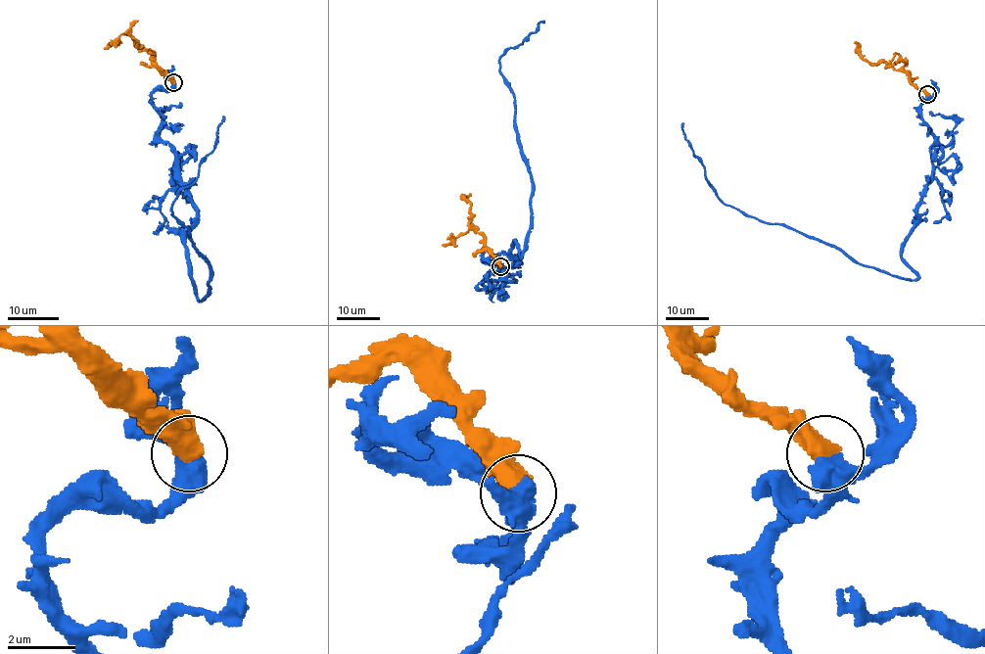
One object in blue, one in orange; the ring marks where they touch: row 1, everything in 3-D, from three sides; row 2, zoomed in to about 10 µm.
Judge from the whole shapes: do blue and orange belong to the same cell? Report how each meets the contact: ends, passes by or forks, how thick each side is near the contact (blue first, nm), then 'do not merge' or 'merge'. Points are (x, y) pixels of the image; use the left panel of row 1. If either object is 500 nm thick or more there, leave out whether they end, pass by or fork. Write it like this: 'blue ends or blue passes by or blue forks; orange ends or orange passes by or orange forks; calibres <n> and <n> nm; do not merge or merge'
calibres 550 and 650 nm; merge

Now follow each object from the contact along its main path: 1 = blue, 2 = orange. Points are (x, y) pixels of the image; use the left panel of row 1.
1: (173, 83), (152, 105), (197, 215), (186, 252), (200, 302), (210, 265), (171, 205), (225, 116)
2: (173, 82), (155, 67), (154, 54), (136, 45), (131, 26), (137, 21)

